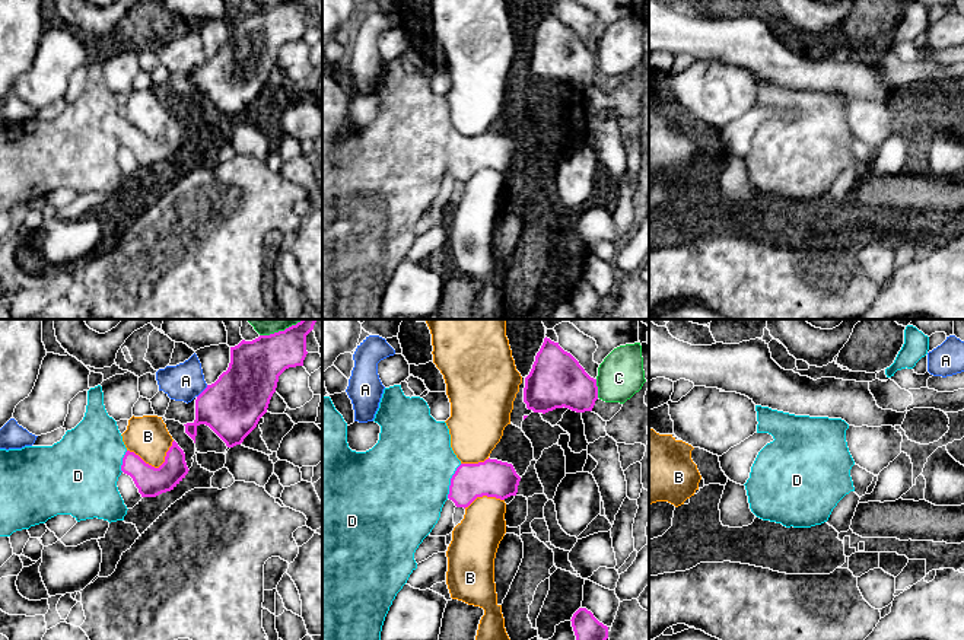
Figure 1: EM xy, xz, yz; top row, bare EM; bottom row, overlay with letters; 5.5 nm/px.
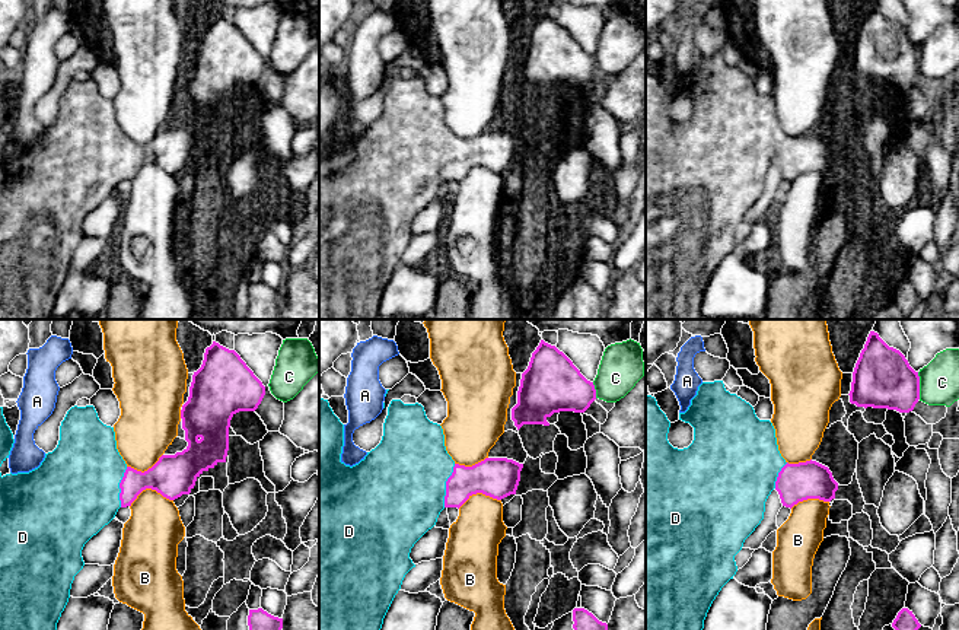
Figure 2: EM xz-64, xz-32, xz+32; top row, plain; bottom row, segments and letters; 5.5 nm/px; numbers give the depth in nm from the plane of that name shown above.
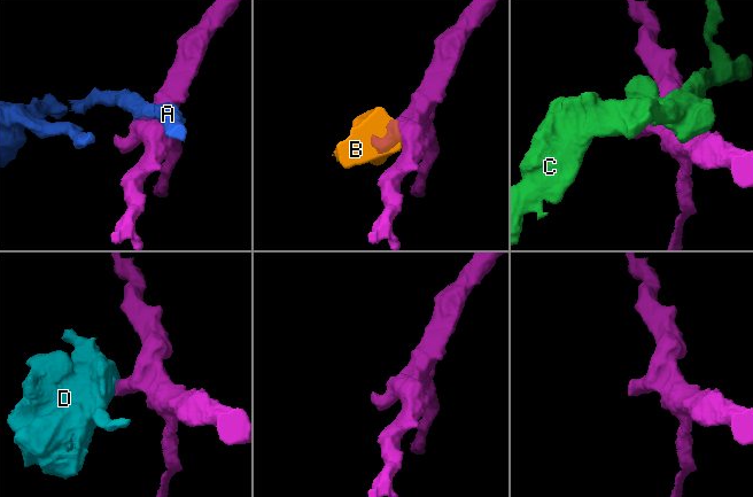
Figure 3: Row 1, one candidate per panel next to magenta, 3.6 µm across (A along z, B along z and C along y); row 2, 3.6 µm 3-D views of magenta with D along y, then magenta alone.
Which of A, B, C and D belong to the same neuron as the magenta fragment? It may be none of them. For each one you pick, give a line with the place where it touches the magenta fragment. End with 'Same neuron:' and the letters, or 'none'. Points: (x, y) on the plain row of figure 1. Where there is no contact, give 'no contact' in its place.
D: xz (451, 155)
Same neuron: D

